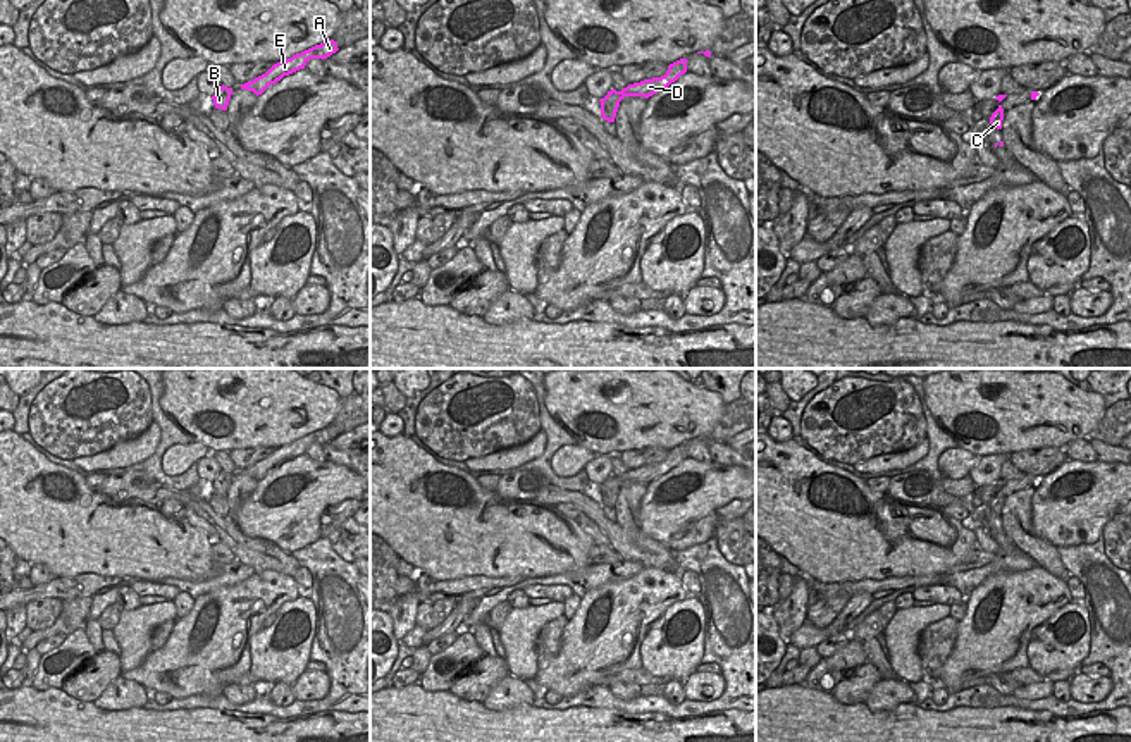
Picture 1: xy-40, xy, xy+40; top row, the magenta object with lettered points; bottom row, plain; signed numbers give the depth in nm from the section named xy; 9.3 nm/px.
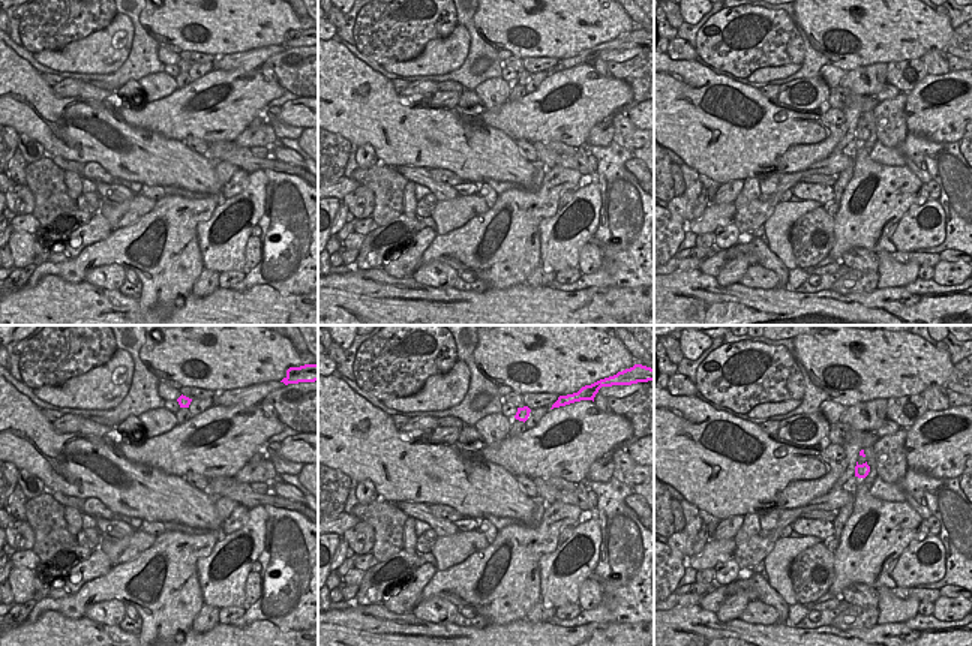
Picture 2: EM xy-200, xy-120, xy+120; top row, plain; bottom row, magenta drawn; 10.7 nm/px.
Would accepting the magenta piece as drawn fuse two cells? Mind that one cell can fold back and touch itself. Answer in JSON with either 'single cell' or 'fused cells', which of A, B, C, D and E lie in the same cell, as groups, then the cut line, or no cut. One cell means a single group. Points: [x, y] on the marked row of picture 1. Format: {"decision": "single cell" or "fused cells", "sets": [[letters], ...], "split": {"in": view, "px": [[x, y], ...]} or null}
{"decision": "fused cells", "sets": [["A", "D", "E"], ["B", "C"]], "split": {"in": "xy", "px": [[620, 92], [625, 95]]}}

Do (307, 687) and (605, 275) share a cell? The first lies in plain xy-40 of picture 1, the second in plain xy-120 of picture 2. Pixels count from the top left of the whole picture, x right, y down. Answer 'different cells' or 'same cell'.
different cells

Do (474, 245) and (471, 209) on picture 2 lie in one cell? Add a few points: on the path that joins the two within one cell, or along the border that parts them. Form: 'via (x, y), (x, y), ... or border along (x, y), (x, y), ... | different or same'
border along (489, 209), (441, 234) | different

